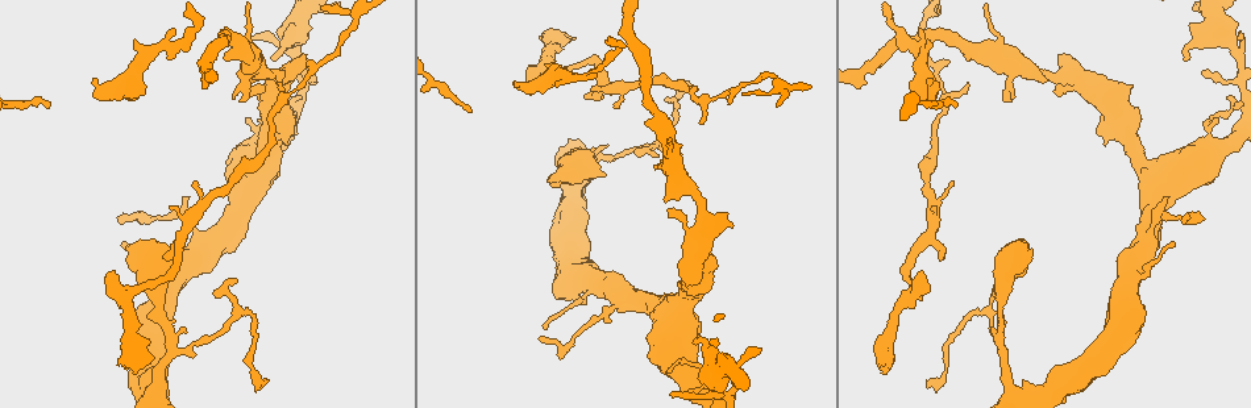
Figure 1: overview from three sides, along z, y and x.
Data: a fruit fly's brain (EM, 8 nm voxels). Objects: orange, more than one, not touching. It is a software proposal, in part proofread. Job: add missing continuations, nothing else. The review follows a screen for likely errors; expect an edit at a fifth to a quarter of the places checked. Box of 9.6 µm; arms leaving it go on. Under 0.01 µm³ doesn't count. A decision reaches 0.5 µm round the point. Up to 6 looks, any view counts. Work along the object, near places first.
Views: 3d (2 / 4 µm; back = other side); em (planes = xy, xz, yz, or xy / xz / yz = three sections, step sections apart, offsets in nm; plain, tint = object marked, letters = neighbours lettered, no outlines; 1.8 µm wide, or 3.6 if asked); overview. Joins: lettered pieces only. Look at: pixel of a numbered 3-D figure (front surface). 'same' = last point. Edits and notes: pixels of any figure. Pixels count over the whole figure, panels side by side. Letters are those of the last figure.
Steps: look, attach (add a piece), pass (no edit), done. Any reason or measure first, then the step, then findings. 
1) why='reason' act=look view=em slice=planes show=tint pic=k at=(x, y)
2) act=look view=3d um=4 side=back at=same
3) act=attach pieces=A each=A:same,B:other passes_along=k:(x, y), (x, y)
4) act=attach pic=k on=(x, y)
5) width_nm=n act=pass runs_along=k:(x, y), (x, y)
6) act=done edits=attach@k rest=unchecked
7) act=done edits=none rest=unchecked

why='an open end' act=look view=3d um=2 pic=1 at=(931, 81)

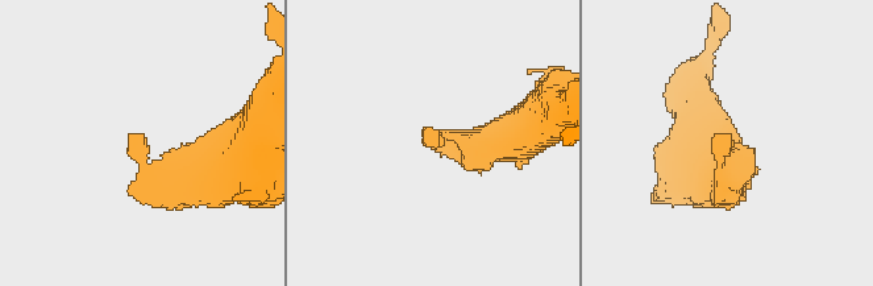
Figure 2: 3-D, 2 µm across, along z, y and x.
act=look view=em slice=planes show=letters pic=2 at=(144, 133)

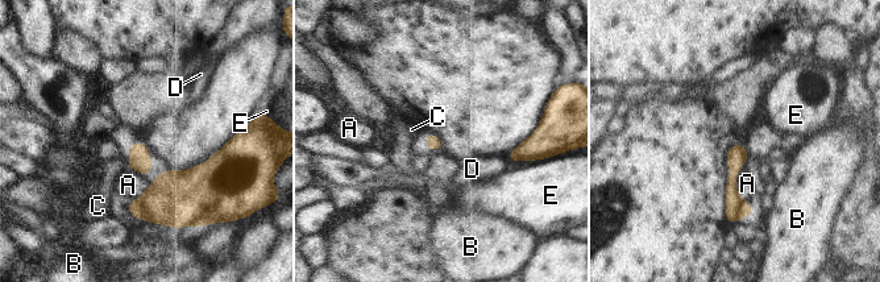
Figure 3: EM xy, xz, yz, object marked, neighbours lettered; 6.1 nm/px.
longest_contact=A:280nm act=attach pieces=A each=A:same,B:other,C:other,D:other,E:other found='the neuron continues'

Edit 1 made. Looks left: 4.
why='redraw' act=look view=overview

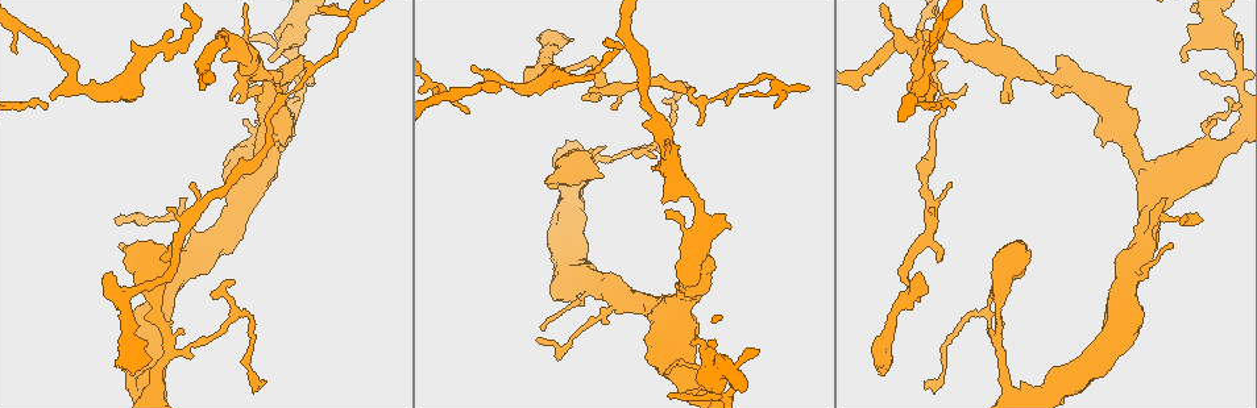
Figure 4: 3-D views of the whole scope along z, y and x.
why='tapers out' act=look view=3d um=2 pic=4 at=(926, 382)

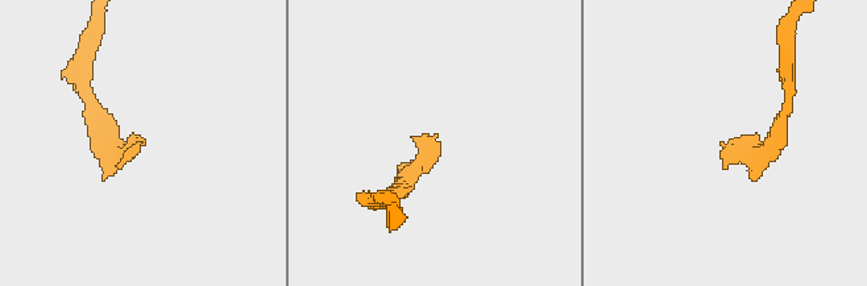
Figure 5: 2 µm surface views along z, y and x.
why='need the tissue' act=look view=em slice=planes show=tint pic=5 at=(144, 140)

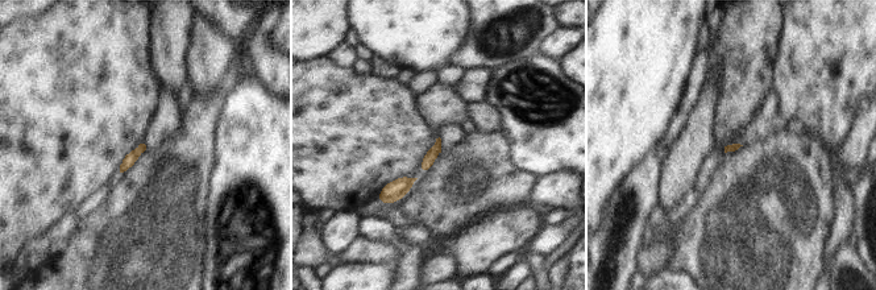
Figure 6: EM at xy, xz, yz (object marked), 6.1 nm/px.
why='see the neighbours' act=look view=em slice=planes show=letters at=same

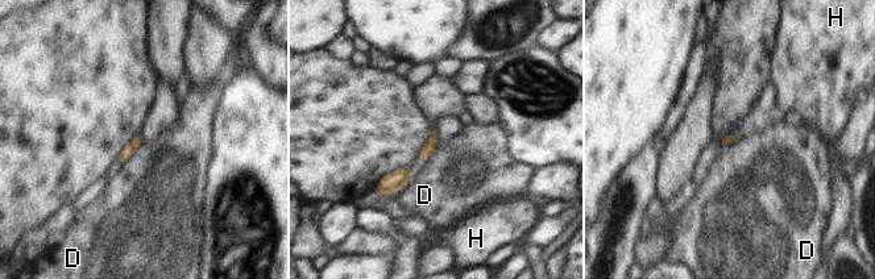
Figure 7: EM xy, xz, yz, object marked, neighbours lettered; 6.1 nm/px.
act=pass each=D:other,H:other border=7:(144, 140), (127, 159), (117, 165) found='none of them fits'

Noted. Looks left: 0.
act=done edits=attach@3 rest=unchecked

